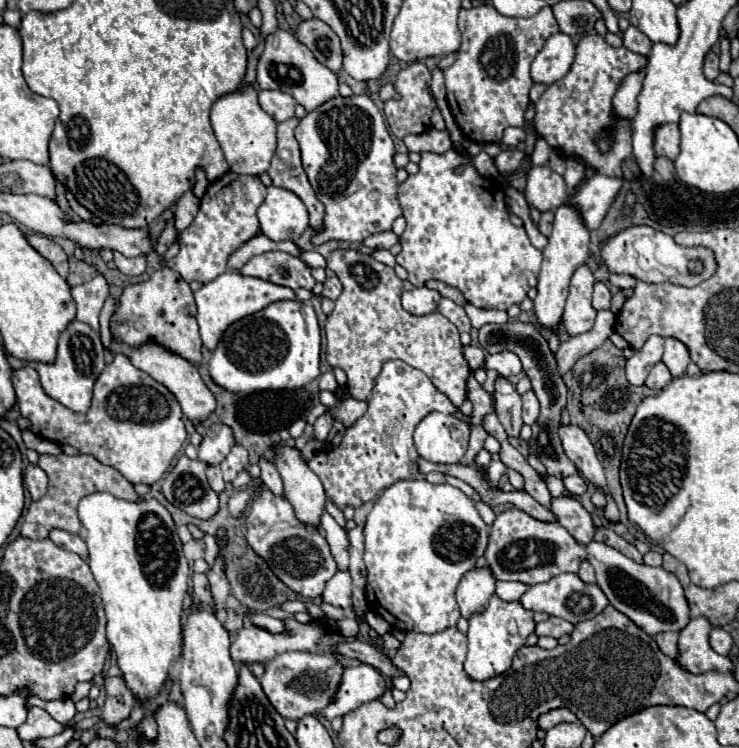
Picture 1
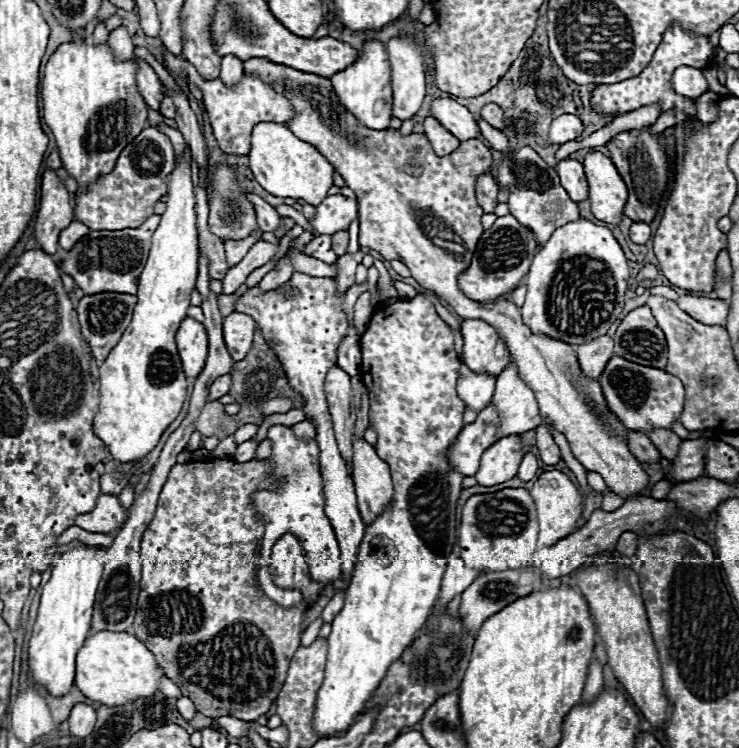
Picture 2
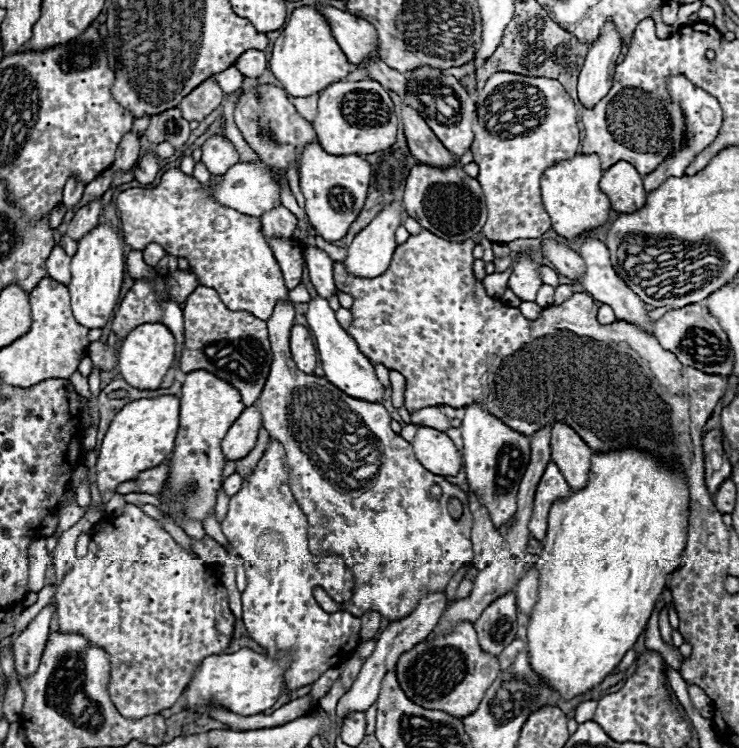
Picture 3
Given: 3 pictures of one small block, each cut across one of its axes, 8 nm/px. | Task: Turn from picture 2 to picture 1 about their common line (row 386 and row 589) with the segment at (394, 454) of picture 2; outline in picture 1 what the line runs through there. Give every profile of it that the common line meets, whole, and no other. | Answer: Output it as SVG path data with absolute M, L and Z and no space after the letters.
M424 478L400 480L388 486L374 502L364 526L366 550L364 562L368 570L368 602L394 628L408 632L434 634L456 626L460 612L454 598L460 578L474 568L476 558L484 554L488 526L480 518L474 502L454 486L430 484Z

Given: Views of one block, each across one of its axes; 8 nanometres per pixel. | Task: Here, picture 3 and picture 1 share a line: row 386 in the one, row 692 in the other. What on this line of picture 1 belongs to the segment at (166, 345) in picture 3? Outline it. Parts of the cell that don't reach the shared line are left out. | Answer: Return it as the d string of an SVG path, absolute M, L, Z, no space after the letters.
M108 492L84 496L78 516L86 530L88 566L100 586L108 618L108 642L118 656L122 676L136 698L154 698L182 644L180 614L188 590L188 562L174 520L156 498L128 502Z

